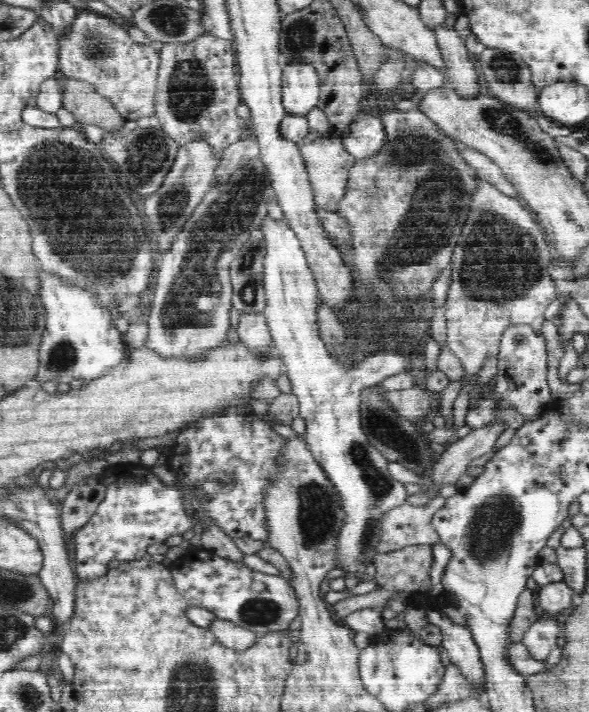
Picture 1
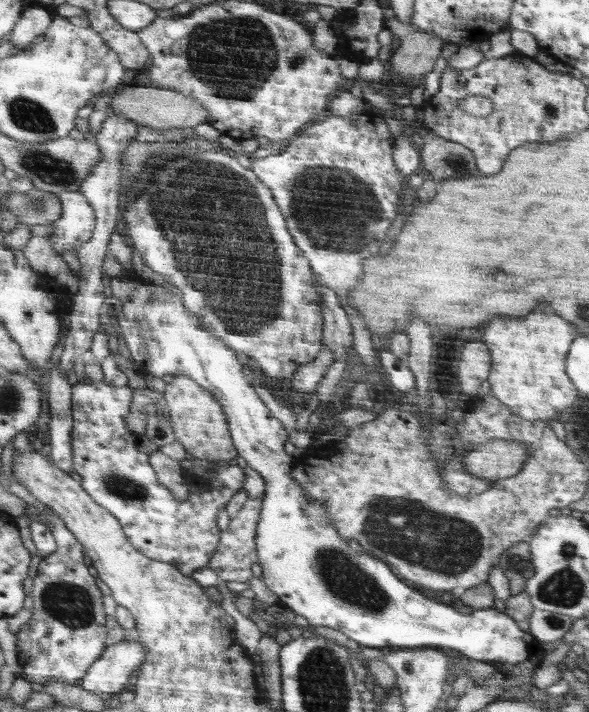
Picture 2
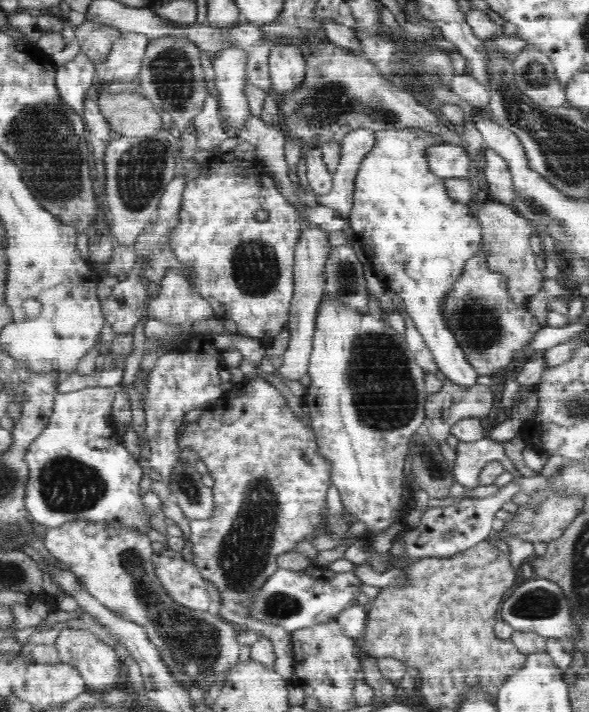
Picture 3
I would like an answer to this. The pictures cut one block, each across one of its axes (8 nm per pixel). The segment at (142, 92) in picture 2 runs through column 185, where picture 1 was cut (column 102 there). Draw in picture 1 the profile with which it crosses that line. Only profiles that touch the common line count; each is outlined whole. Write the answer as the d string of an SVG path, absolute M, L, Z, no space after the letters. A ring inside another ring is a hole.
M76 79L70 80L70 90L64 92L64 108L68 108L76 119L76 124L94 124L104 128L104 132L120 131L126 119L116 105L102 93L80 90Z

